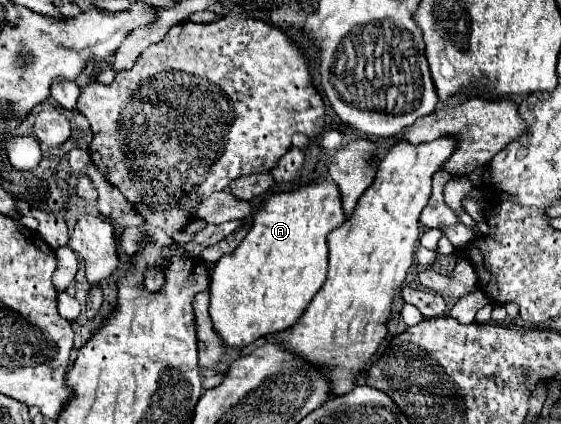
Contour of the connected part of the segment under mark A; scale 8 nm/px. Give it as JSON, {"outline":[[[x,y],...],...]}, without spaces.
{"outline":[[[319,179],[297,191],[277,193],[269,197],[261,209],[253,215],[253,225],[247,237],[233,253],[223,255],[211,273],[211,305],[209,315],[213,329],[227,347],[243,349],[259,337],[285,331],[299,321],[315,293],[327,279],[327,241],[325,237],[345,221],[341,209],[341,195],[333,181]]]}

